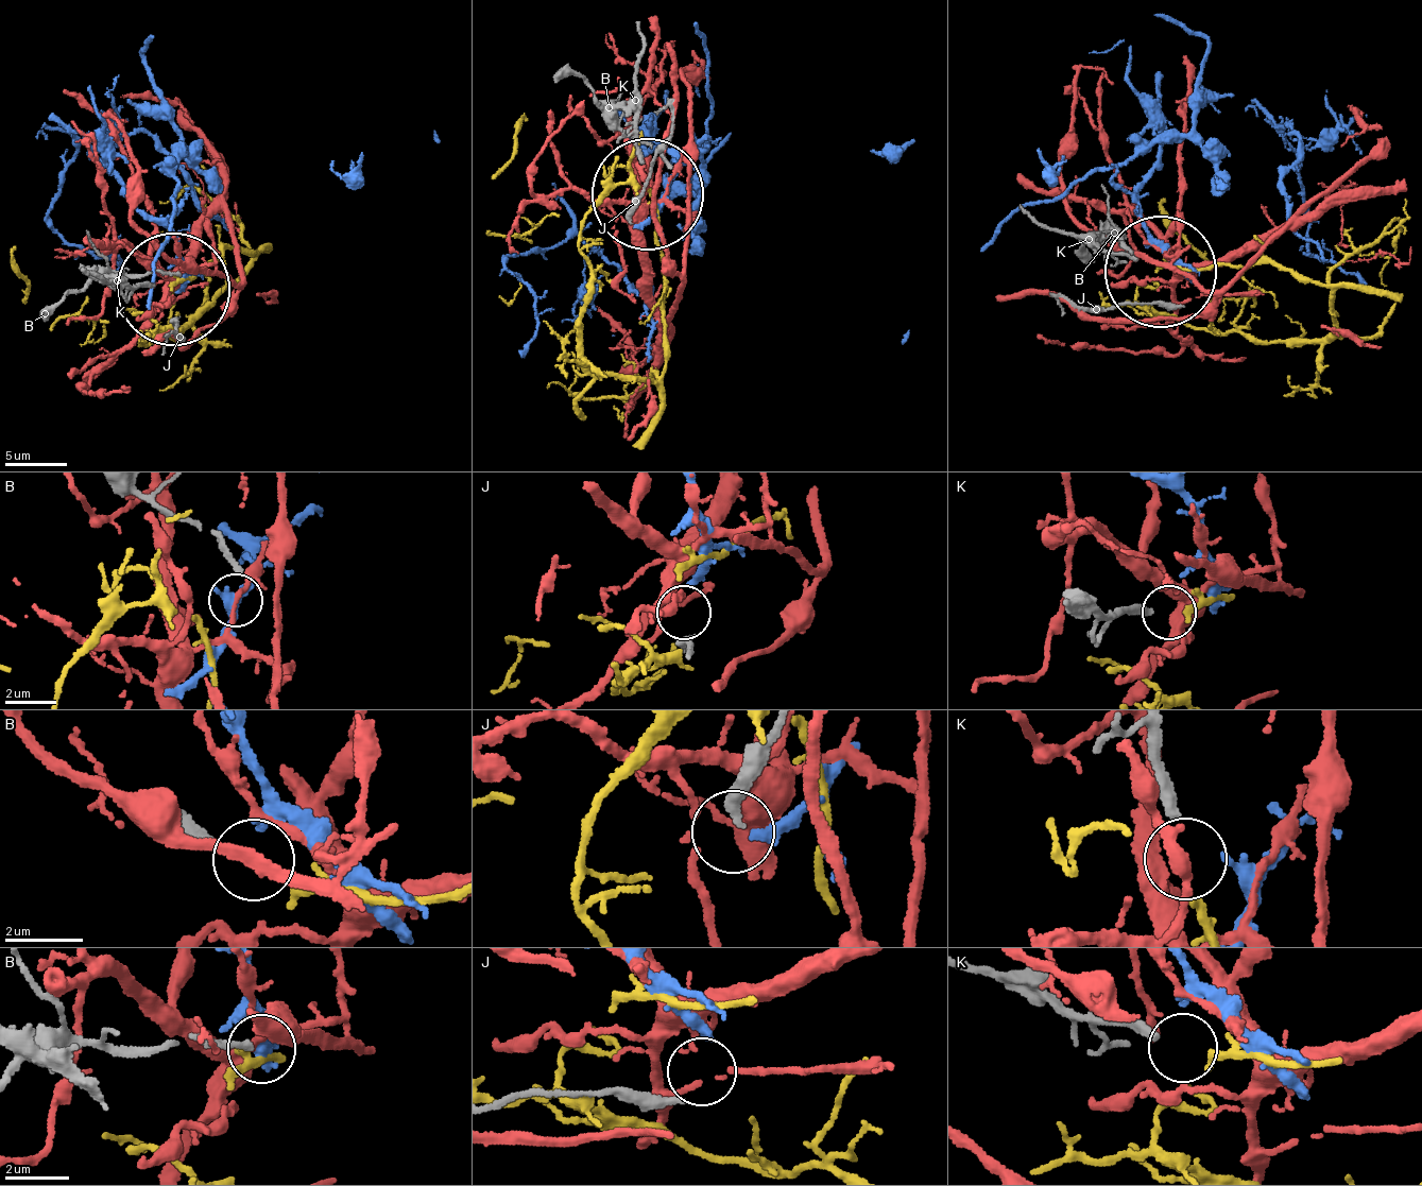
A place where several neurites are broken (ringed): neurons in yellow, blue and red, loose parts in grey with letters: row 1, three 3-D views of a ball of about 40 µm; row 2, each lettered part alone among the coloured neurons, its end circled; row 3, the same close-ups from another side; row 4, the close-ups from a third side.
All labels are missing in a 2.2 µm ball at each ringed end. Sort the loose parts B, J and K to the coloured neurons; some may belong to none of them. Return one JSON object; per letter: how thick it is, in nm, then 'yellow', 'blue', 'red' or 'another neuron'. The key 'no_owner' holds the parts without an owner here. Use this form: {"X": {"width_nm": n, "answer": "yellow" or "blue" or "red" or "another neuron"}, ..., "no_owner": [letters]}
{"B": {"width_nm": 200, "answer": "another neuron"}, "J": {"width_nm": 240, "answer": "blue"}, "K": {"width_nm": 300, "answer": "yellow"}, "no_owner": ["B"]}

